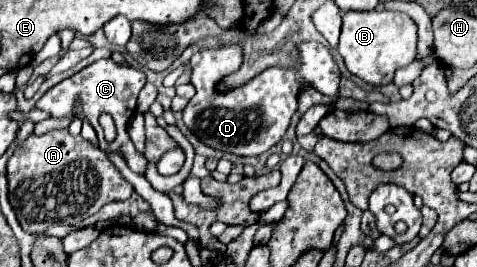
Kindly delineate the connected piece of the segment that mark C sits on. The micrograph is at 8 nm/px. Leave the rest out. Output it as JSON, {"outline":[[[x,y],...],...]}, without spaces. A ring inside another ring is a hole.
{"outline":[[[98,60],[90,66],[86,66],[84,70],[76,72],[74,76],[62,80],[60,84],[52,86],[38,102],[36,102],[36,108],[38,110],[44,110],[48,112],[52,118],[64,118],[64,116],[74,116],[74,104],[80,102],[80,108],[82,108],[82,114],[84,118],[94,126],[96,134],[98,134],[98,140],[100,140],[100,148],[102,150],[118,150],[124,154],[128,166],[132,172],[144,176],[146,174],[146,166],[148,166],[148,160],[142,152],[136,150],[136,146],[132,144],[130,136],[128,136],[128,124],[132,120],[132,116],[136,114],[136,96],[140,92],[140,88],[146,84],[146,76],[142,70],[136,70],[128,64],[116,64],[114,60]],[[100,114],[110,114],[114,118],[114,124],[116,124],[116,140],[114,142],[108,142],[104,138],[104,132],[102,132],[102,126],[98,122]]]}

